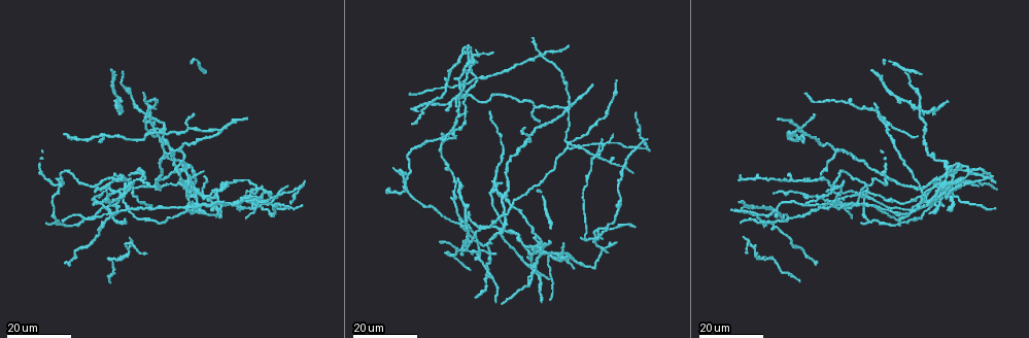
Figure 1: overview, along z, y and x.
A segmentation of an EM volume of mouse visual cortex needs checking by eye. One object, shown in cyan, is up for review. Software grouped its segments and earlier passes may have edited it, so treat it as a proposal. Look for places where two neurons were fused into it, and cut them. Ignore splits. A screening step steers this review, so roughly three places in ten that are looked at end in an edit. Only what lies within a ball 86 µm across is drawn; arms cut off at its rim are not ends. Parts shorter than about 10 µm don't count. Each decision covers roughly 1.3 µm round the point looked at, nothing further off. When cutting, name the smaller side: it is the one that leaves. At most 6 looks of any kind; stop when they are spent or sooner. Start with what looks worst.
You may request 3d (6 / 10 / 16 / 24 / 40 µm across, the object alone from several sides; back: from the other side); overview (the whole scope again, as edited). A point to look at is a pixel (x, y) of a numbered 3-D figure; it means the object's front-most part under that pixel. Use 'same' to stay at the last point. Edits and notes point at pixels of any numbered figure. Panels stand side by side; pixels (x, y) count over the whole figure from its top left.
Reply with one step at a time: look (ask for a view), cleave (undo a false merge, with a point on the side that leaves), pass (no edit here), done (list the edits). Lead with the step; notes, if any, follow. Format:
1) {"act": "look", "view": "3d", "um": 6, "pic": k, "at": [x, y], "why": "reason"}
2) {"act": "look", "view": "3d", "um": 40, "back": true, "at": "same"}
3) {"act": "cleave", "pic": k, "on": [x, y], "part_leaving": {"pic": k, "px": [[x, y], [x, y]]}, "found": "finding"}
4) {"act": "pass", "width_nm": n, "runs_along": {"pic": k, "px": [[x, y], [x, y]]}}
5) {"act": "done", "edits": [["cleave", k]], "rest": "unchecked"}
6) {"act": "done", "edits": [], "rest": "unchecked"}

{"act": "look", "view": "3d", "um": 16, "pic": 1, "at": [960, 164], "why": "four-way junction"}

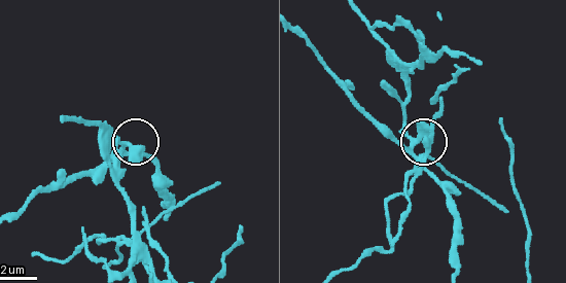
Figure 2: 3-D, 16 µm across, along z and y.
{"act": "look", "view": "3d", "um": 10, "pic": 2, "at": [414, 144]}

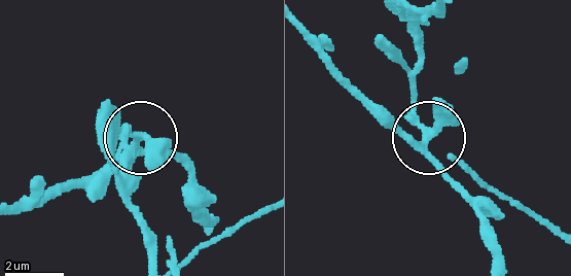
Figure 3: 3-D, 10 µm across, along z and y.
{"act": "look", "view": "3d", "um": 10, "back": true, "pic": 3, "at": [425, 140]}

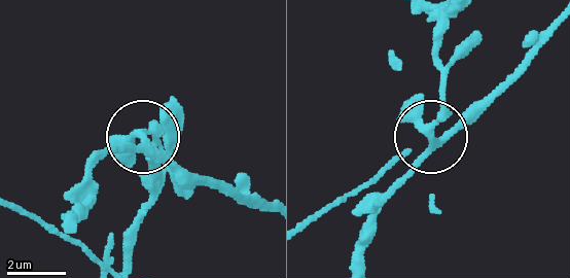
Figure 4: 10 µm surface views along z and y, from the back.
{"act": "pass", "runs_along": {"pic": 4, "px": [[554, 26], [509, 77], [430, 139], [386, 194]]}, "found": "one neuron here"}

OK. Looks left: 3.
{"act": "look", "view": "3d", "um": 24, "pic": 1, "at": [94, 186], "why": "four or more arms meet"}

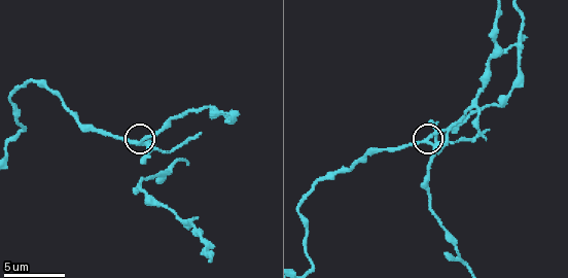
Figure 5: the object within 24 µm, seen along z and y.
{"act": "look", "view": "3d", "um": 10, "pic": 5, "at": [428, 140]}

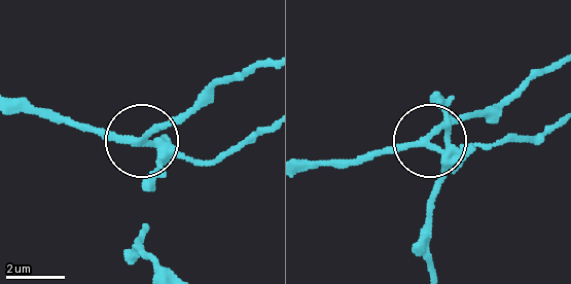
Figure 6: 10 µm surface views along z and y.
{"act": "pass", "runs_along": {"pic": 6, "px": [[20, 100], [197, 158], [223, 158]]}, "found": "one neuron here"}

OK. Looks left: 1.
{"act": "done", "edits": [], "rest": "unchecked"}

